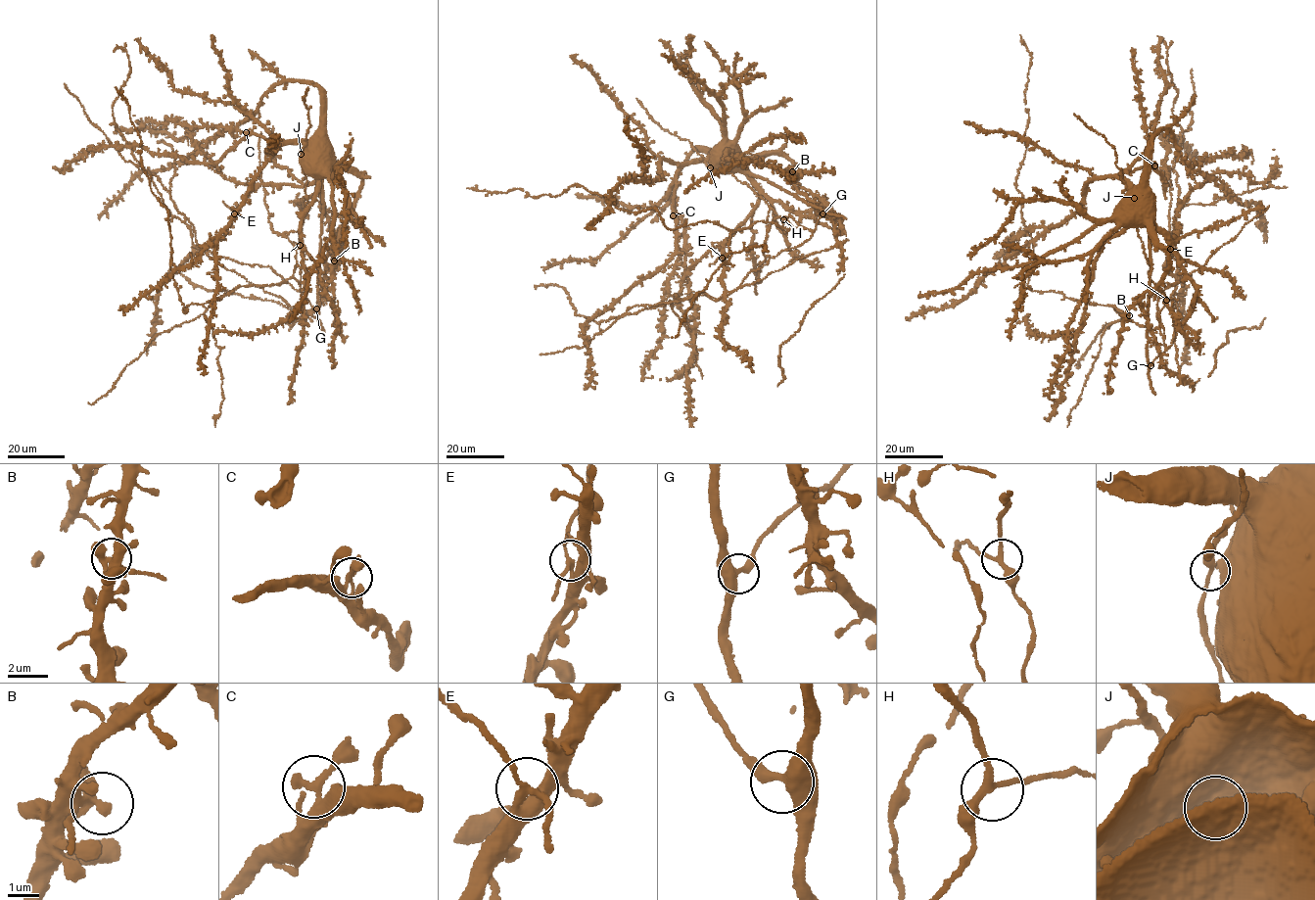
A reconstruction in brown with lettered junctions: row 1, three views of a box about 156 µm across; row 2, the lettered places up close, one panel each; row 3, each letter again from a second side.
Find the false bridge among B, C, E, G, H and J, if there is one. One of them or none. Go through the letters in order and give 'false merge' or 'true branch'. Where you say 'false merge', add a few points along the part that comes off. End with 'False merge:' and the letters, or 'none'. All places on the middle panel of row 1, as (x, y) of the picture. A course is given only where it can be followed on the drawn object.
B: true branch
C: true branch
E: false merge; course (723, 258), (708, 266)
G: true branch
H: true branch
J: true branch
False merge: E

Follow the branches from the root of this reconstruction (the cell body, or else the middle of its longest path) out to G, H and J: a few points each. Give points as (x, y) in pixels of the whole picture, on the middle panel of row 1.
G: (742, 160), (747, 157), (748, 171), (820, 209), (822, 213)
H: (742, 160), (743, 156), (740, 161), (719, 170), (733, 174), (748, 185), (783, 219)
J: (742, 160), (743, 157), (743, 163), (732, 172), (722, 173), (710, 167)

